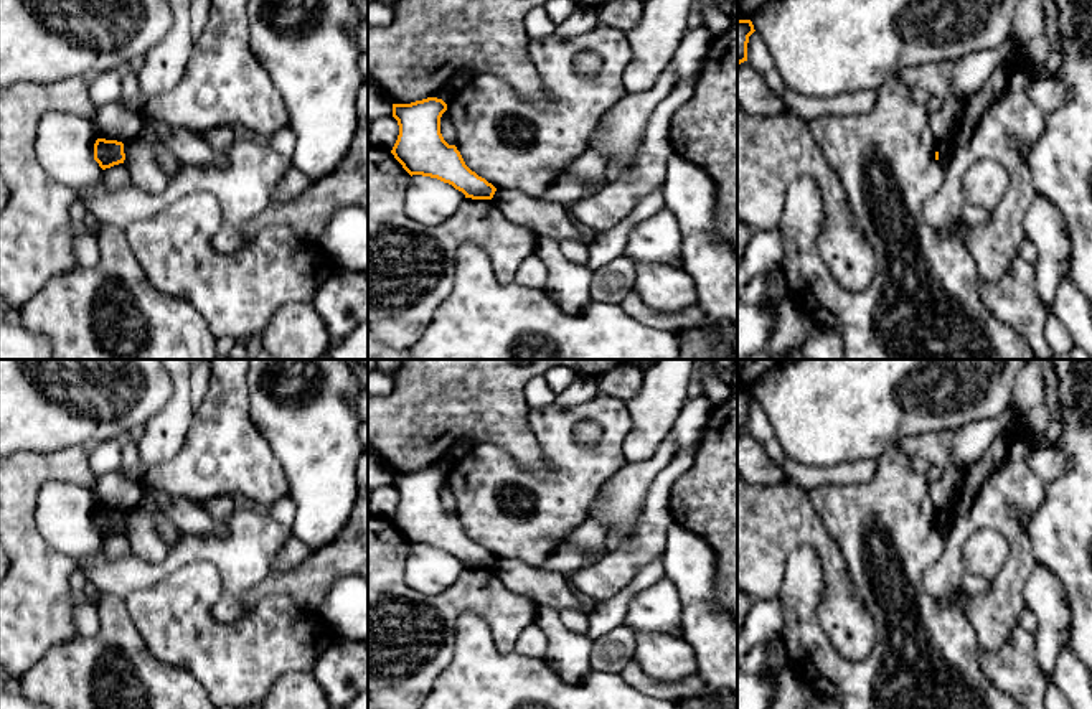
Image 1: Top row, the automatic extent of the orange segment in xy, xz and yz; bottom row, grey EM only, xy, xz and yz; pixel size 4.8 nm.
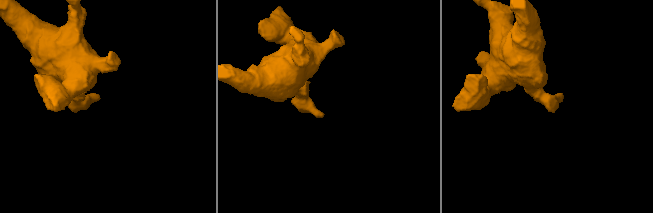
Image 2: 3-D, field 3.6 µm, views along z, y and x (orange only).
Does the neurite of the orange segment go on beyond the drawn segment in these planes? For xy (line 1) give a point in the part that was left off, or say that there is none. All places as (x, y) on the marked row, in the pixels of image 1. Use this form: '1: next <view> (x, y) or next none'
1: next none

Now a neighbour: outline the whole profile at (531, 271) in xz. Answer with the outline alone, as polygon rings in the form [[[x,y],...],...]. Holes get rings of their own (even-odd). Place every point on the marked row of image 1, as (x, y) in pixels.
[[[536,254],[528,256],[516,270],[515,282],[521,285],[531,285],[534,289],[544,289],[549,277],[546,264]]]

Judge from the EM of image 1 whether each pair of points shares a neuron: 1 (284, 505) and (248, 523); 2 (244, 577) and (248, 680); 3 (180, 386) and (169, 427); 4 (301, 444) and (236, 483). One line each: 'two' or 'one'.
1: two
2: two
3: one
4: two

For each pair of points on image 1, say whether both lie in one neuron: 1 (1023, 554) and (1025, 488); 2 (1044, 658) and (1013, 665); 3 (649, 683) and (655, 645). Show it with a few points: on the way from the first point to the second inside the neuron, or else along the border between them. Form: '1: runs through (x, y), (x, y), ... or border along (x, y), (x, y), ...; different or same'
1: runs through (1016, 538), (1011, 530), (1011, 505); same
2: border along (1033, 635), (1036, 660), (1048, 676); different
3: border along (632, 658), (654, 678), (682, 680), (690, 676); different

